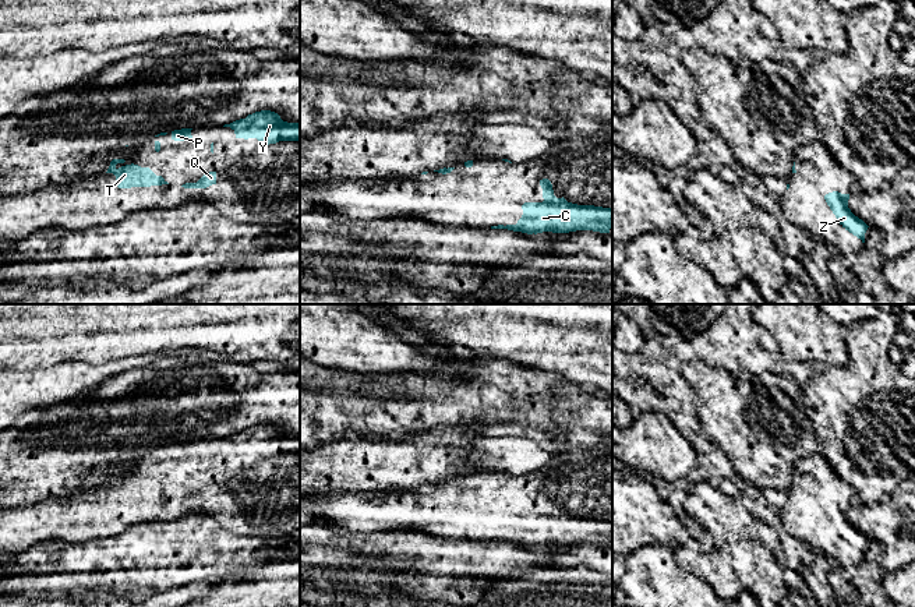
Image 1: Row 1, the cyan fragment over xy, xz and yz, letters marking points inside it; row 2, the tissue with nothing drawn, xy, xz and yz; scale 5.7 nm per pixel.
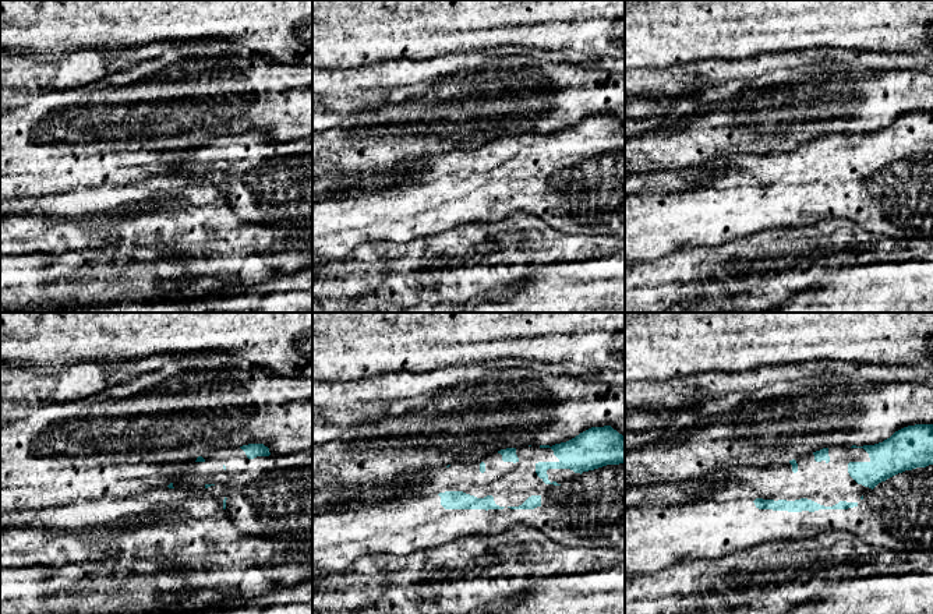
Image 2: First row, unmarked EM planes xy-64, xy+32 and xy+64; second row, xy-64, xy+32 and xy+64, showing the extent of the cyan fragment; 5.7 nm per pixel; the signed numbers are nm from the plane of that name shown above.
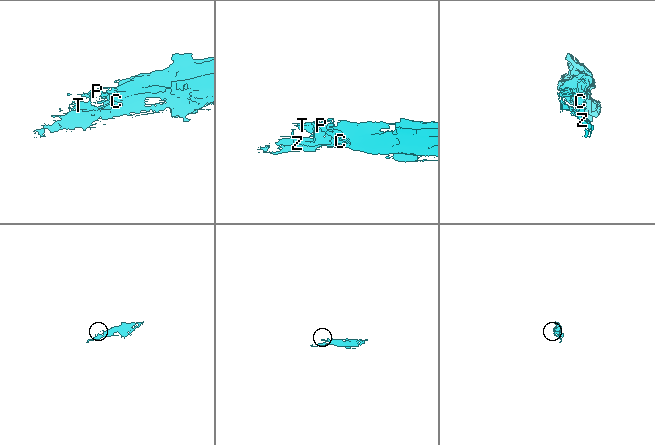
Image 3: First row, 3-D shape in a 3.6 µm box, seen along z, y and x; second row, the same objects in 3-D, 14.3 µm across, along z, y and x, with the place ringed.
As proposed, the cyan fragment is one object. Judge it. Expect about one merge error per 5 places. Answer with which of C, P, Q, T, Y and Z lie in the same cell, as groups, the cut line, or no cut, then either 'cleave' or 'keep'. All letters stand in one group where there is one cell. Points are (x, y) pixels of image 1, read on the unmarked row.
C P Q T Y Z | no cut | keep

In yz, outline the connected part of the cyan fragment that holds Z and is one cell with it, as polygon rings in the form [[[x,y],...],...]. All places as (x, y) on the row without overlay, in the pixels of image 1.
[[[833,504],[826,507],[824,512],[830,519],[830,522],[833,523],[833,526],[835,527],[840,537],[845,543],[861,551],[862,555],[865,555],[865,546],[869,539],[862,532],[855,529],[848,520],[849,507],[841,507],[838,504]]]

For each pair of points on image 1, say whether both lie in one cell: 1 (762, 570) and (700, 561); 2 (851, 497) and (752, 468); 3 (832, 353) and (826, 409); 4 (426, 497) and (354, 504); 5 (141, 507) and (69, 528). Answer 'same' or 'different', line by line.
1: same
2: different
3: different
4: same
5: same

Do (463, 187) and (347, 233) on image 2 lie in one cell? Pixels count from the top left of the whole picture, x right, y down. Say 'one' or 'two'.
one

